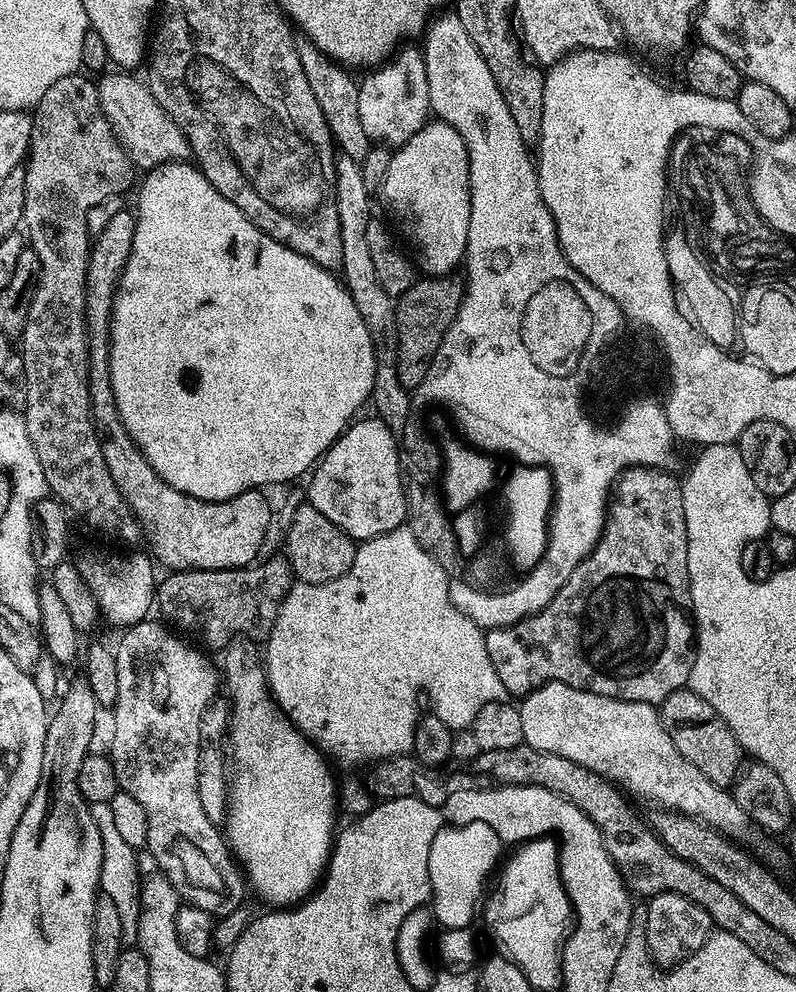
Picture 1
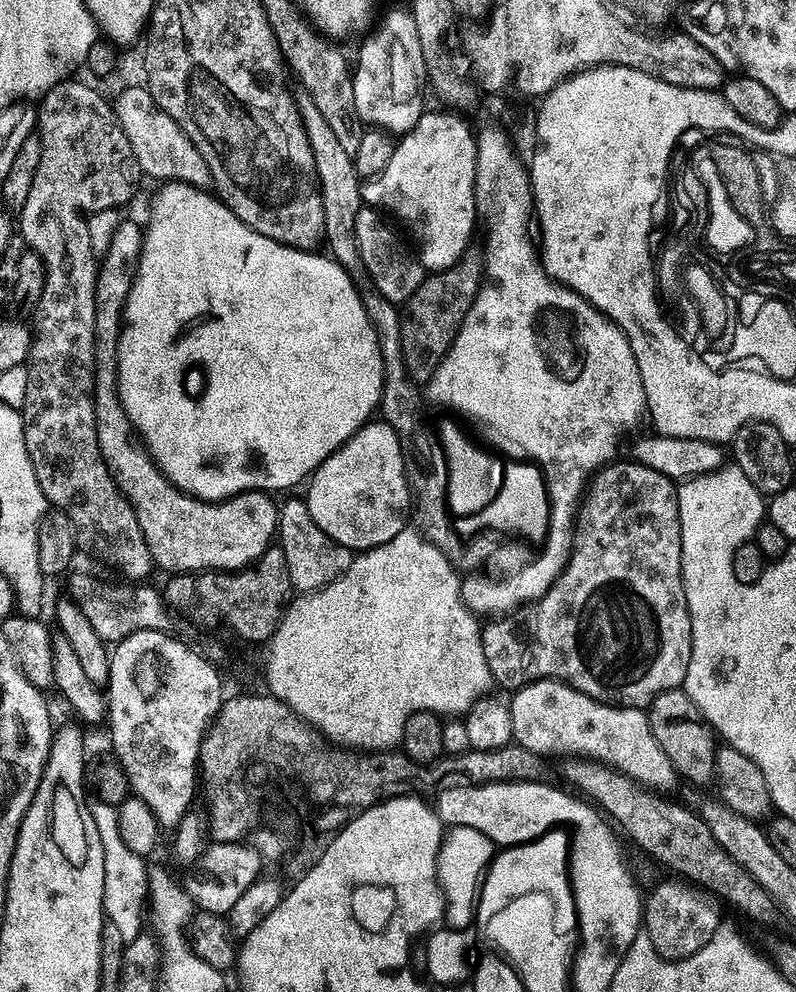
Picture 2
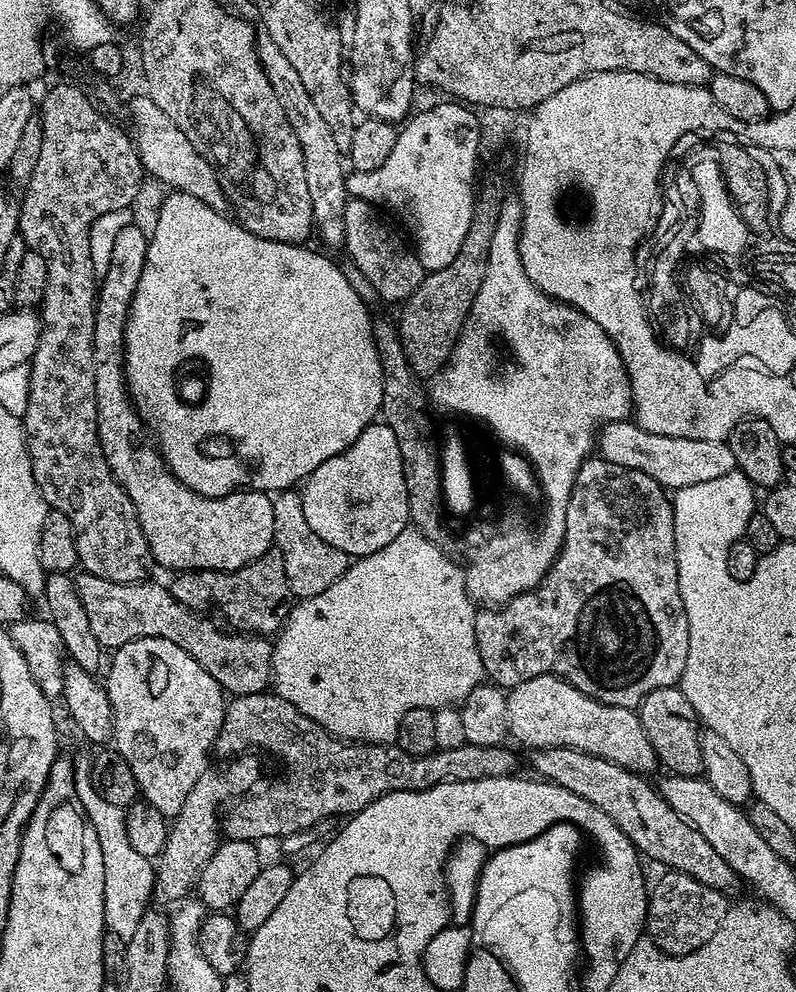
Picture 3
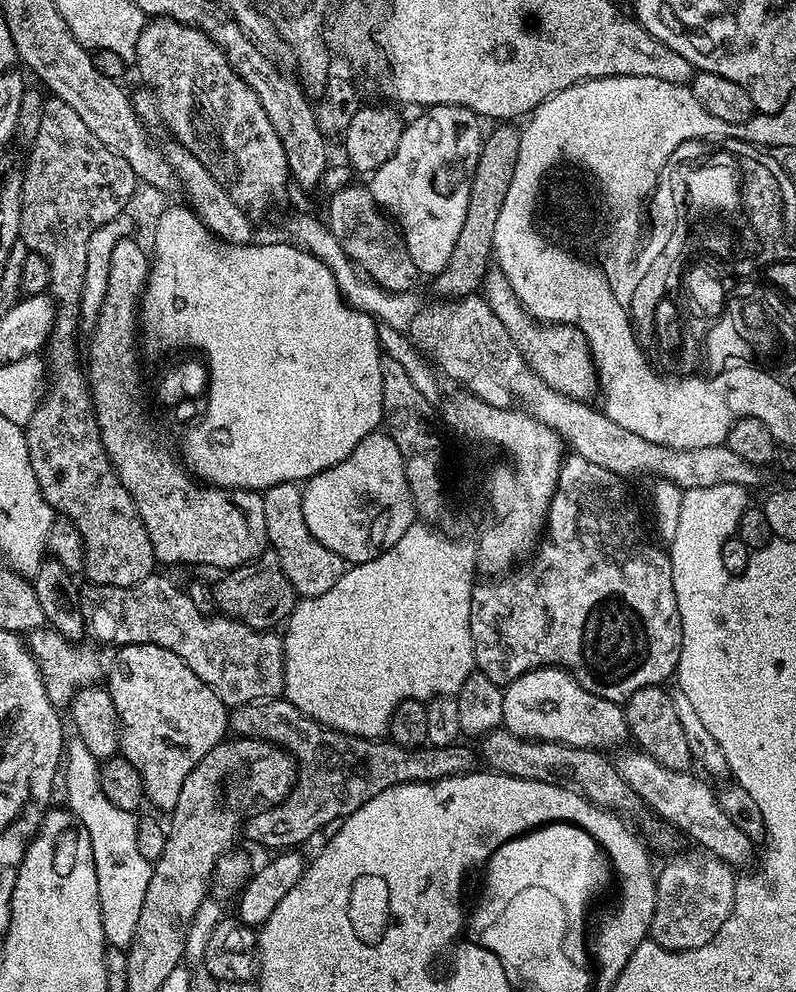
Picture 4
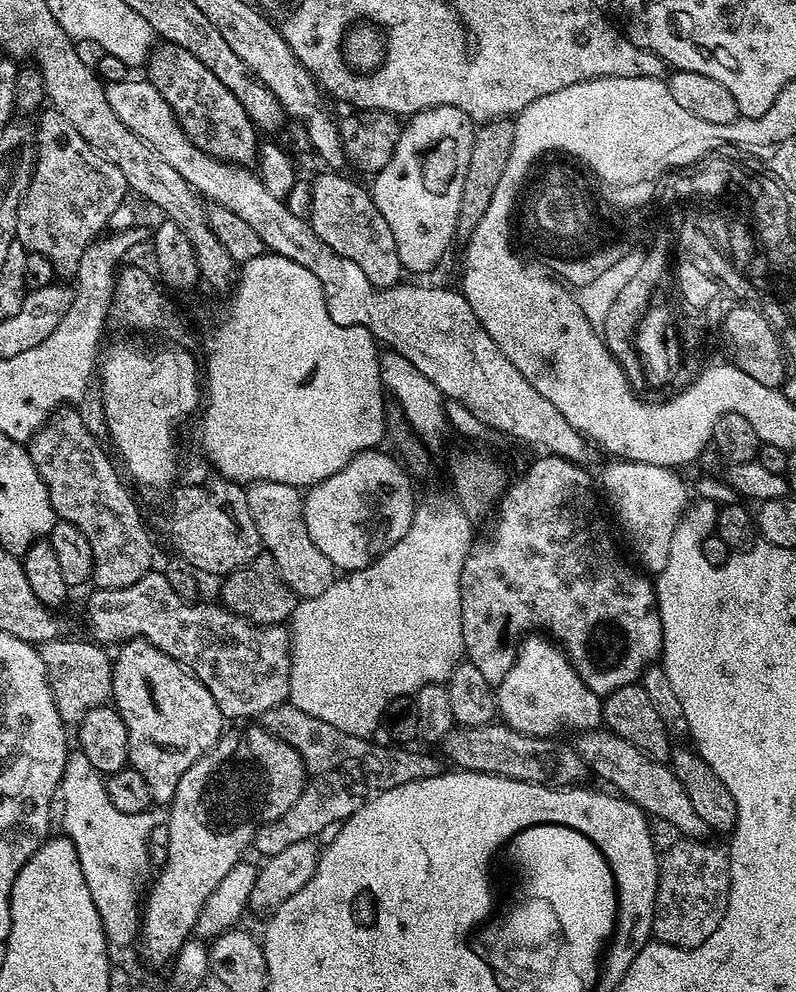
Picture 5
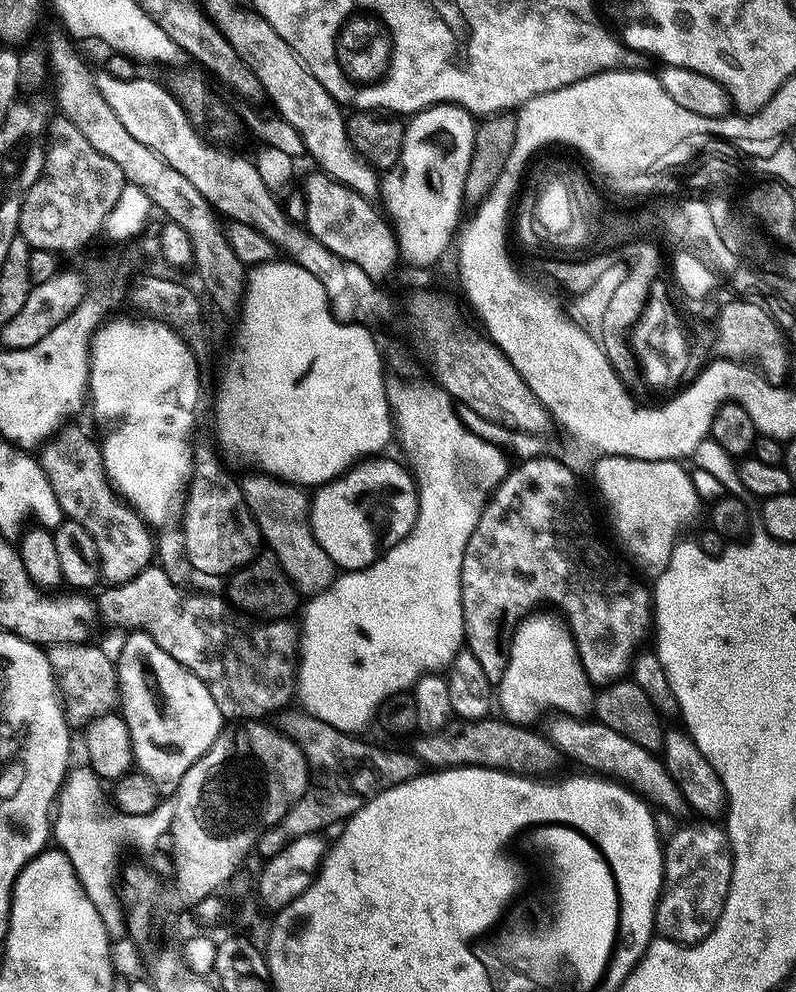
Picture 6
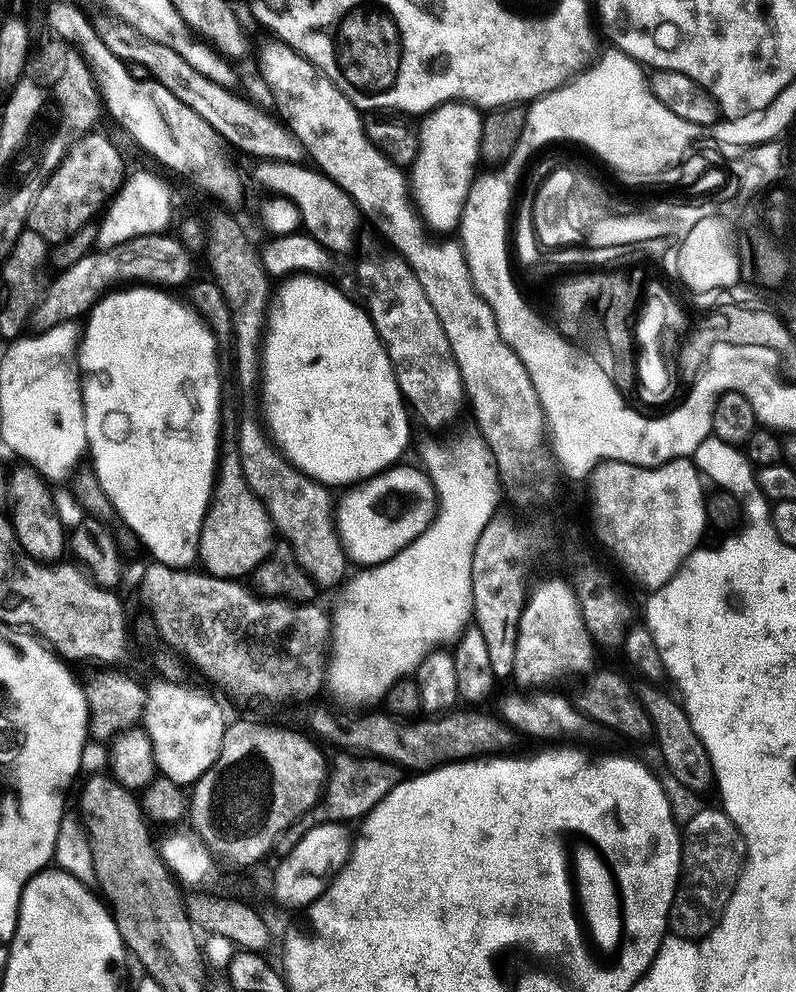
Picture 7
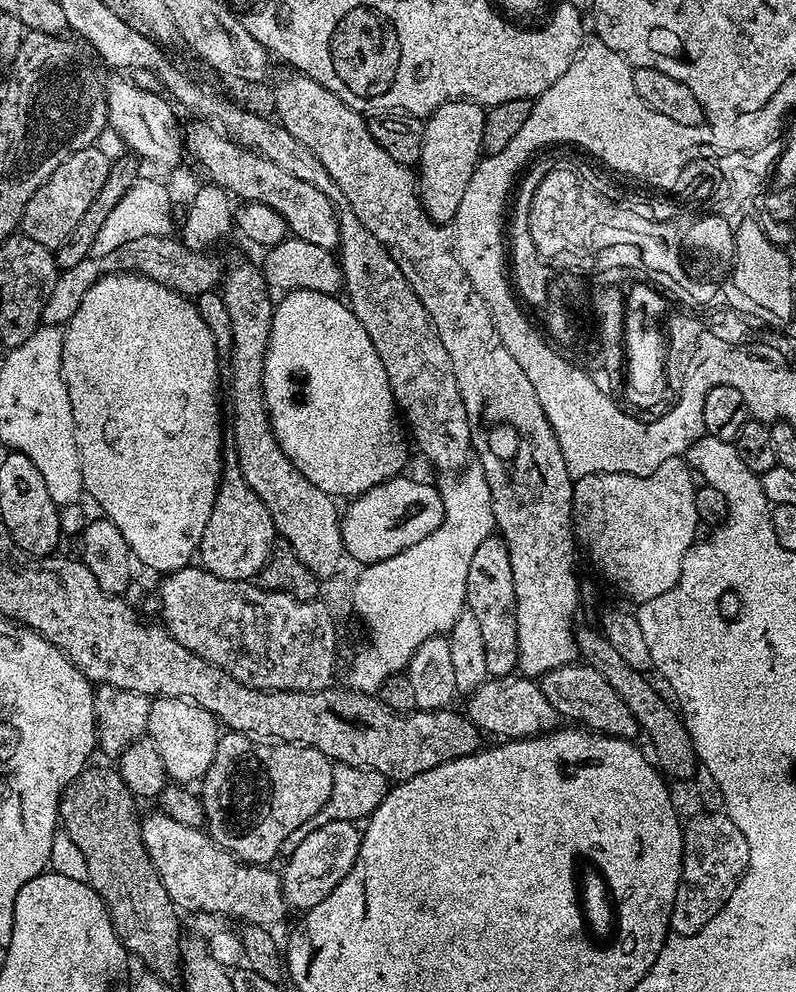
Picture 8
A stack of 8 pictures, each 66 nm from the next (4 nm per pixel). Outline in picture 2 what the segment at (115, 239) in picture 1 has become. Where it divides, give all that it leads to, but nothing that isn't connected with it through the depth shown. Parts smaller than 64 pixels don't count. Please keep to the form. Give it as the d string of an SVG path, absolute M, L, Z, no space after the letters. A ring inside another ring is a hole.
M128 218L121 219L120 225L110 238L110 246L99 257L94 290L94 322L96 323L96 429L98 446L108 467L108 473L130 502L142 526L142 538L150 546L152 563L157 569L165 568L168 574L202 572L205 570L239 570L255 565L261 554L273 543L278 532L278 504L267 492L240 492L229 500L198 500L187 492L172 485L161 474L160 468L152 461L147 448L132 427L126 410L122 410L120 395L116 389L116 351L120 341L120 326L124 318L124 303L130 294L132 280L136 276L136 263L144 245L144 228Z

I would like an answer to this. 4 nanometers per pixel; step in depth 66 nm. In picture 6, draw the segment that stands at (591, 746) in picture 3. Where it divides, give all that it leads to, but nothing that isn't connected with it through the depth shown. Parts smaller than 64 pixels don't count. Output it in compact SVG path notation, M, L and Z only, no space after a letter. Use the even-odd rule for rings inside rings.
M572 633L567 636L512 636L508 645L508 665L498 685L498 708L504 711L501 712L503 719L521 726L531 725L531 720L547 708L553 708L551 711L556 714L581 718L593 711L594 685L577 657Z

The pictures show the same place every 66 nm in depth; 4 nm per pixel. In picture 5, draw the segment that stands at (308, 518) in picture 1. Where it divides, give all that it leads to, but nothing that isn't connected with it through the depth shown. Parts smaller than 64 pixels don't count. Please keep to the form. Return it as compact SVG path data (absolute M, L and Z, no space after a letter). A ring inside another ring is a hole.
M257 480L255 484L247 485L246 491L263 551L269 552L274 562L278 562L278 570L284 581L292 587L297 597L322 594L326 586L338 579L338 569L332 565L330 558L326 558L326 554L322 554L322 550L318 550L318 546L314 546L314 538L310 538L310 530L306 530L301 489L282 482Z

